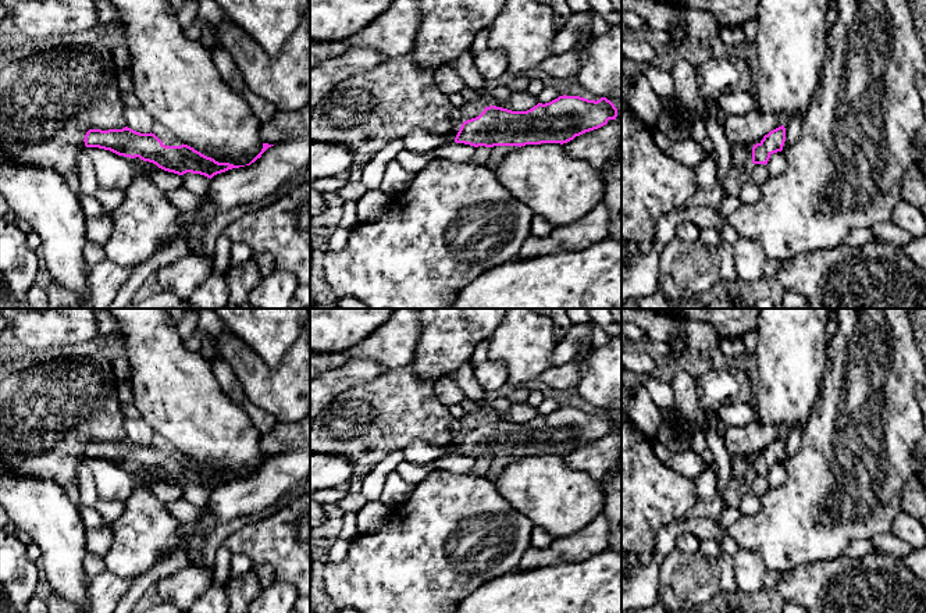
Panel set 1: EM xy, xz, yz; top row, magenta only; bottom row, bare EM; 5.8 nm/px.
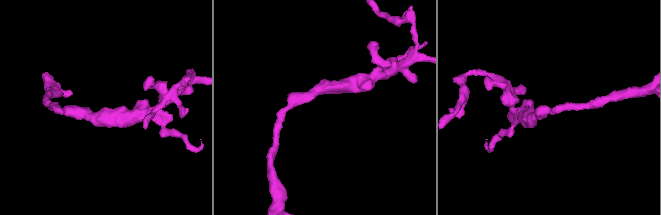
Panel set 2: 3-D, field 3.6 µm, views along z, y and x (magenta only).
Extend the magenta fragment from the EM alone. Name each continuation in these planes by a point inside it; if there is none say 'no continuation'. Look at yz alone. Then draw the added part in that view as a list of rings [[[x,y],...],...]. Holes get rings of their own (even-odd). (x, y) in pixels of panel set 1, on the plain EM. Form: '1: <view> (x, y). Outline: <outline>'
no continuation

